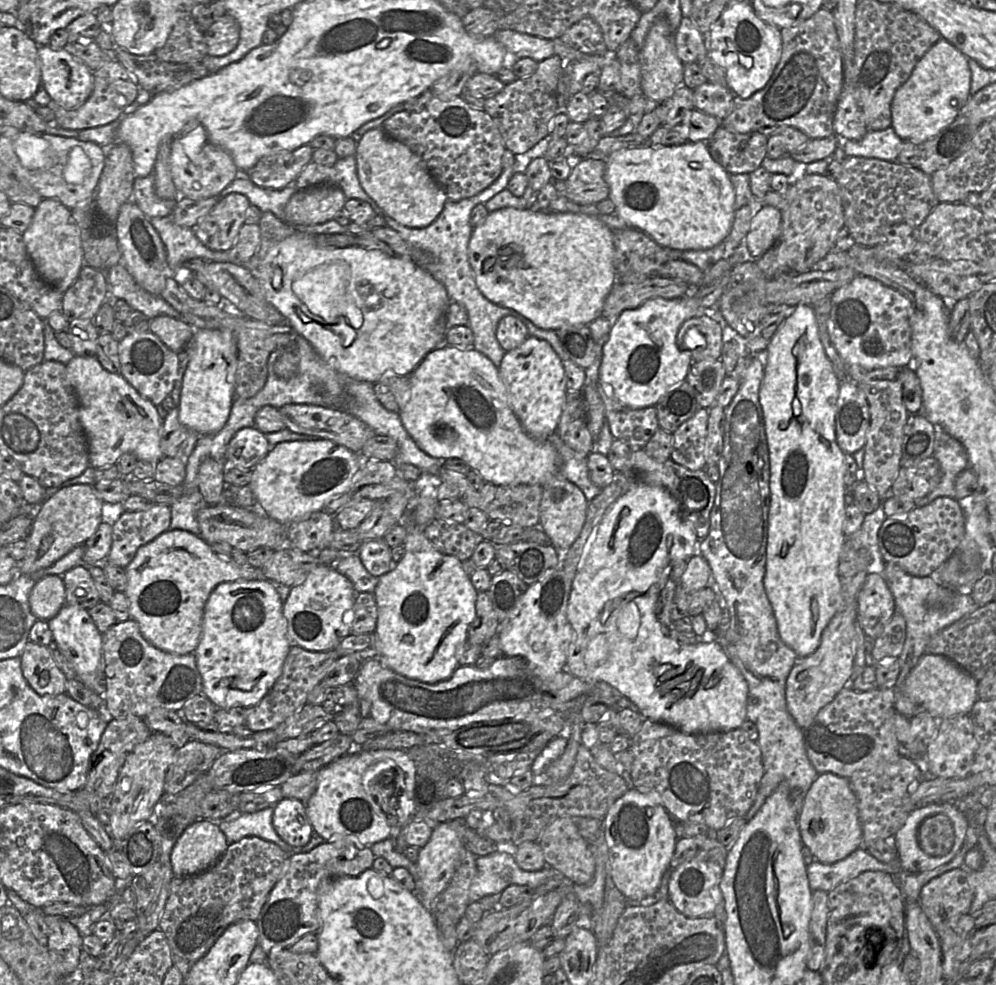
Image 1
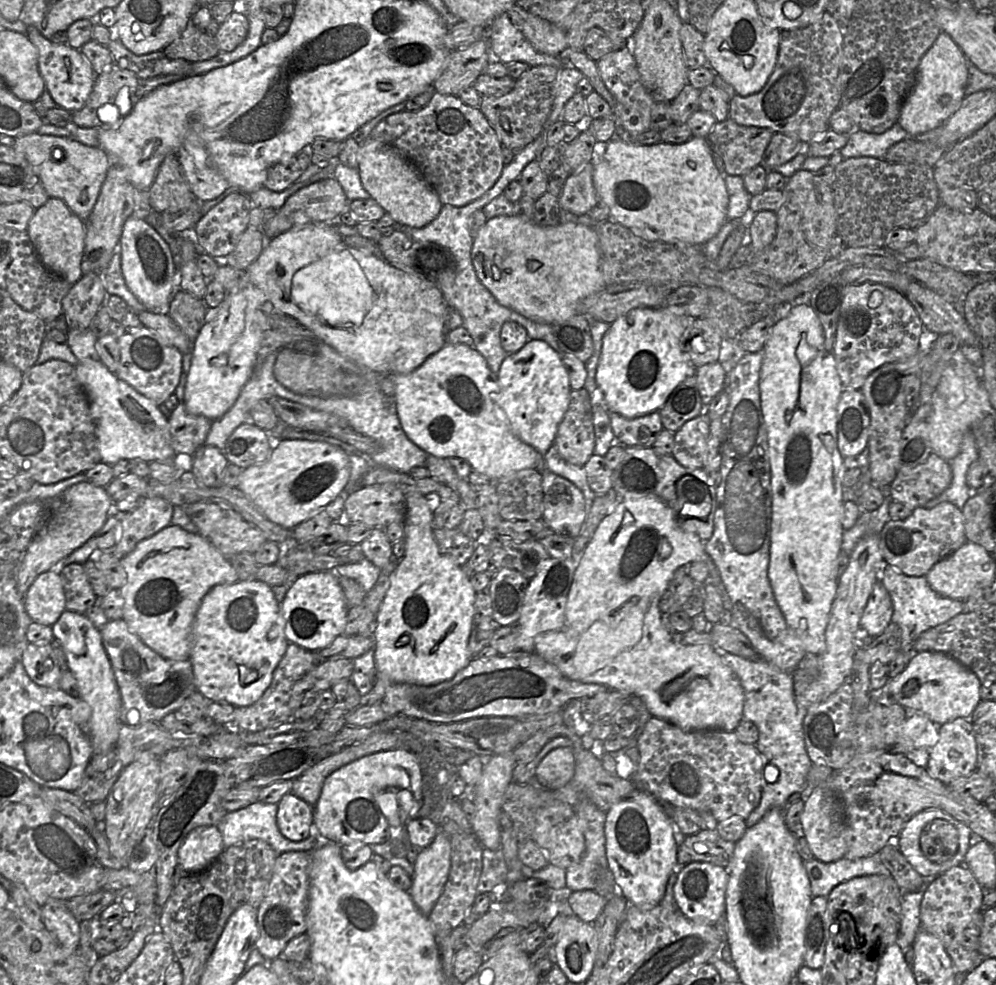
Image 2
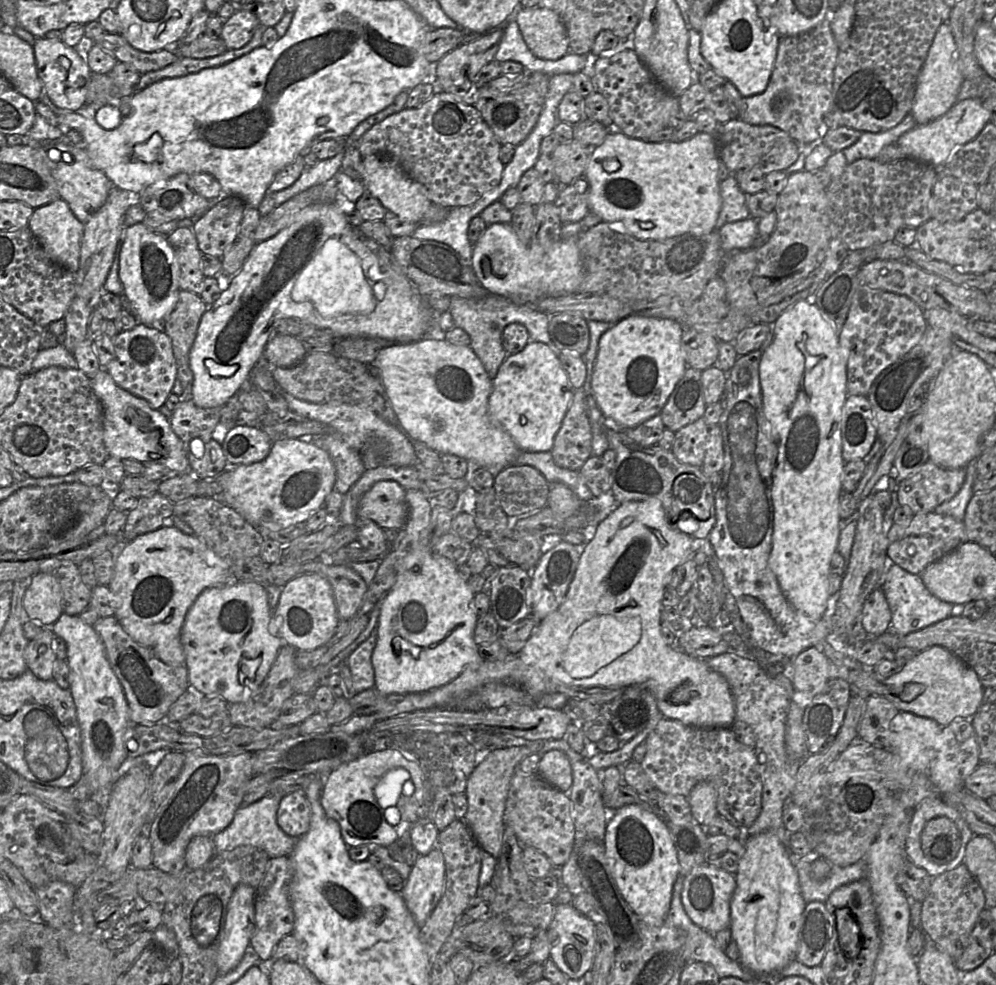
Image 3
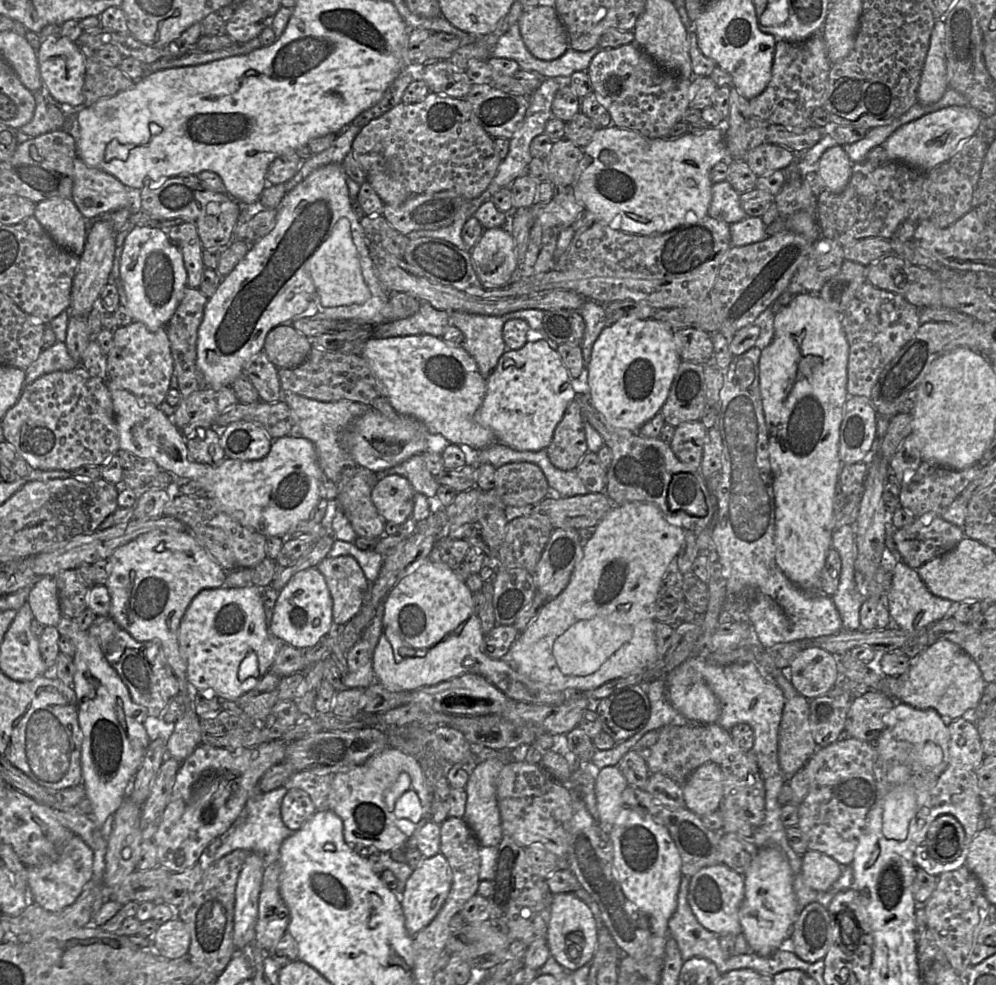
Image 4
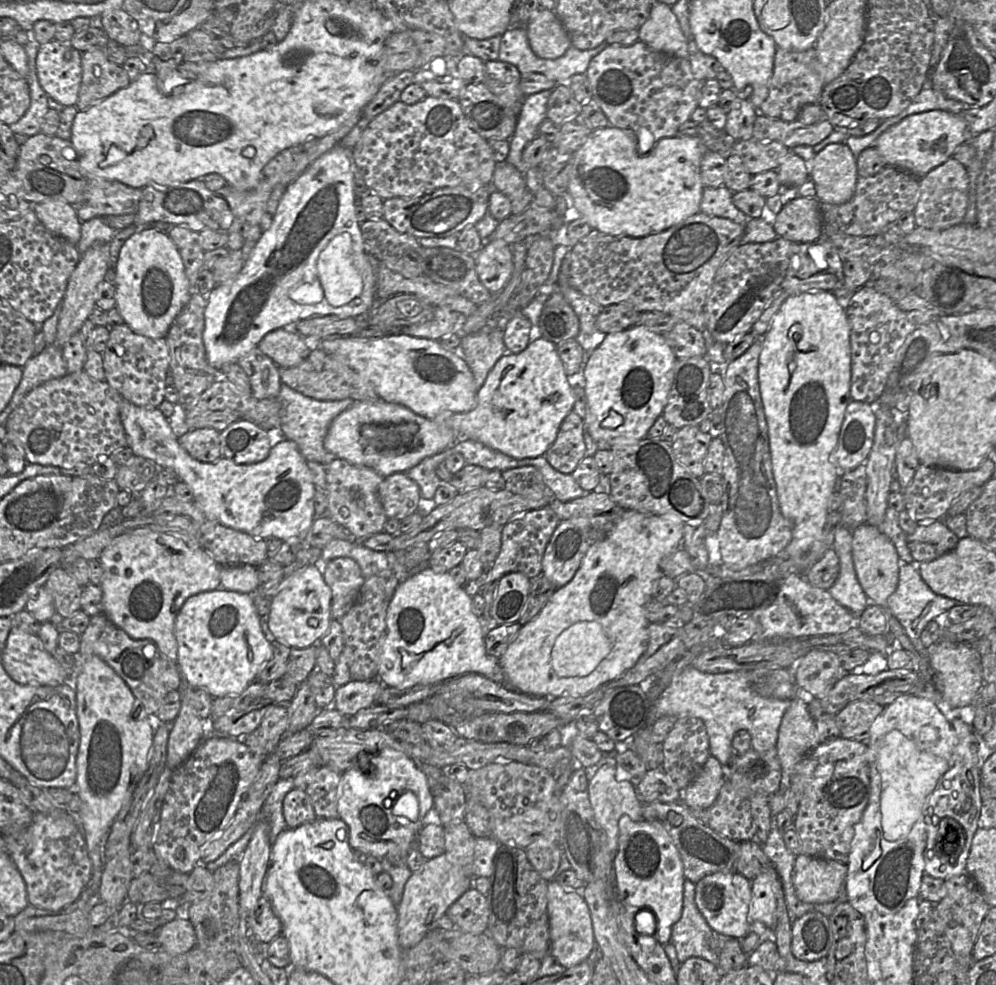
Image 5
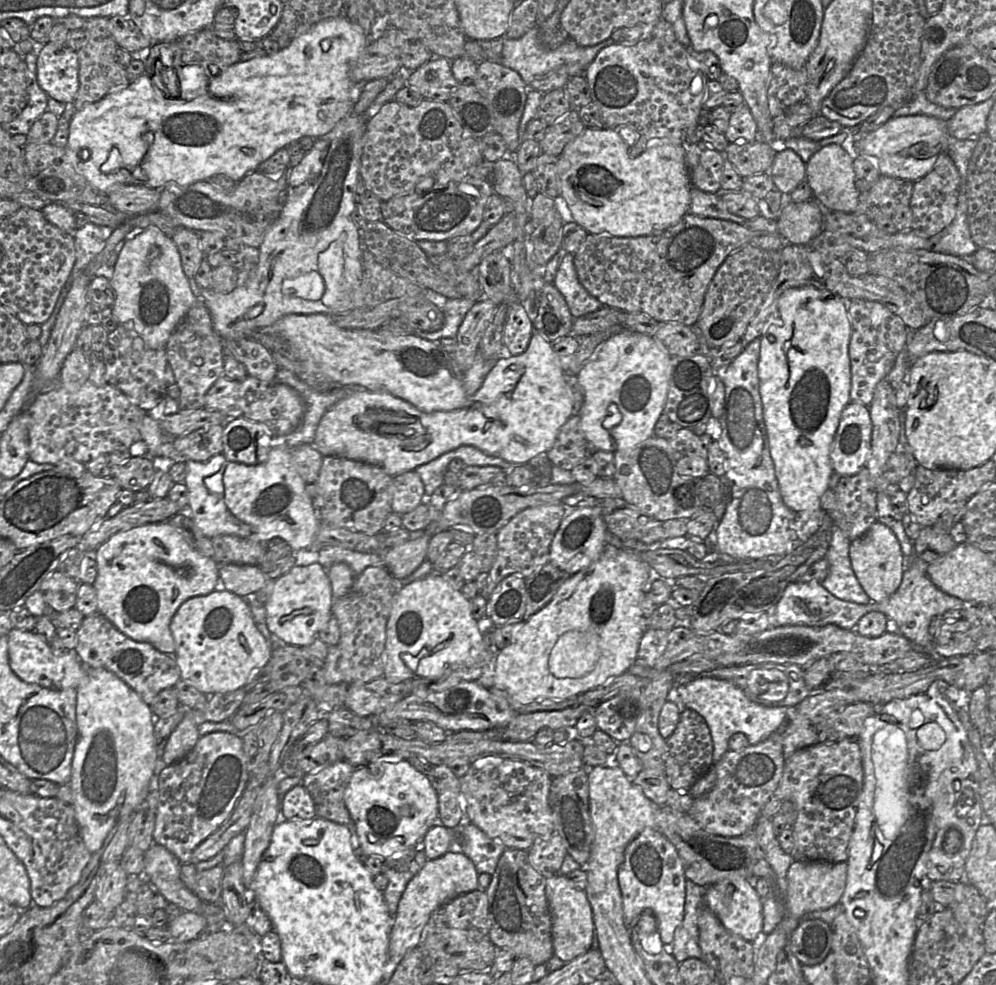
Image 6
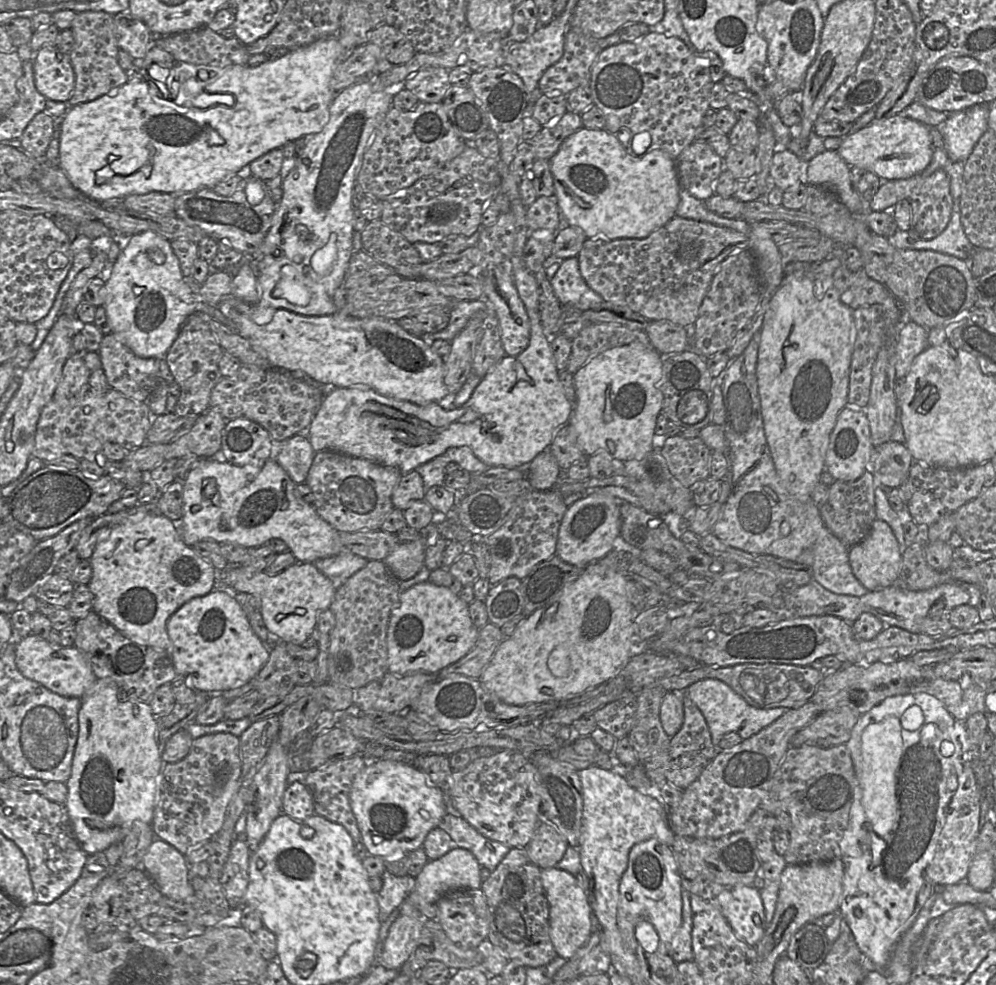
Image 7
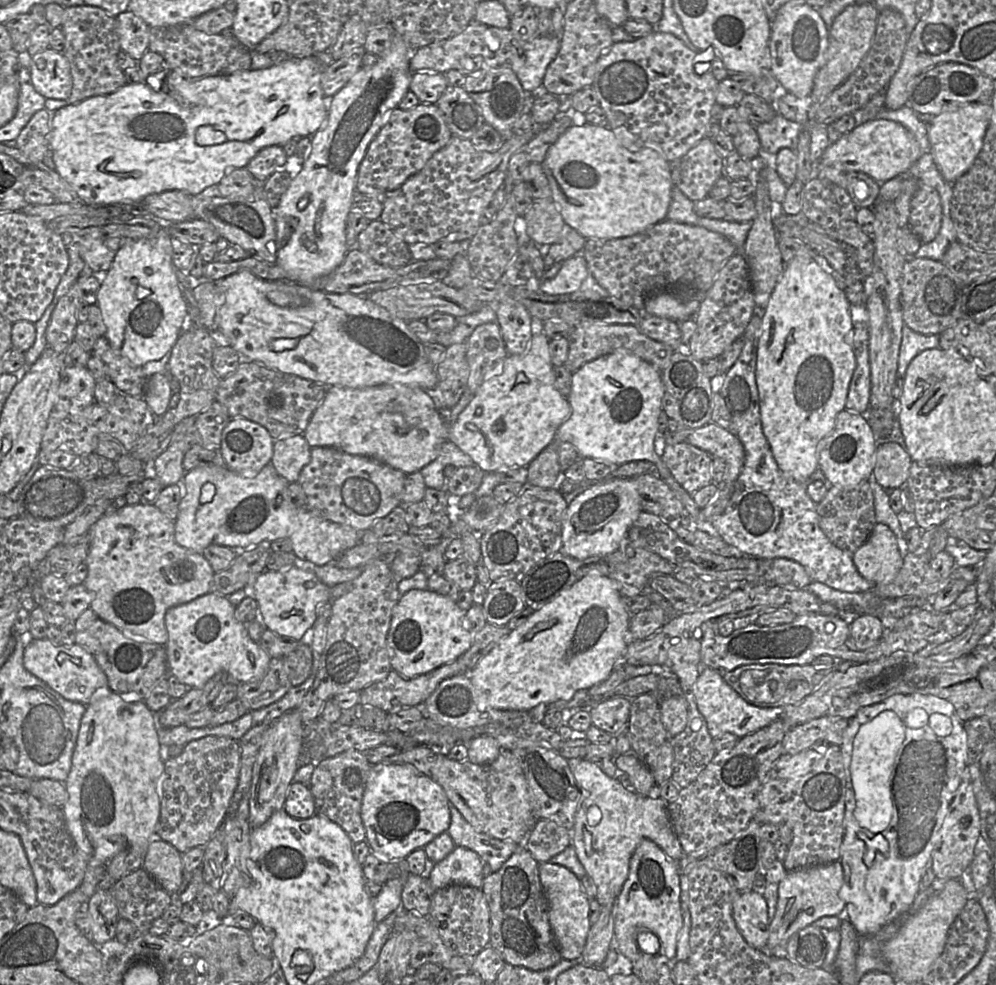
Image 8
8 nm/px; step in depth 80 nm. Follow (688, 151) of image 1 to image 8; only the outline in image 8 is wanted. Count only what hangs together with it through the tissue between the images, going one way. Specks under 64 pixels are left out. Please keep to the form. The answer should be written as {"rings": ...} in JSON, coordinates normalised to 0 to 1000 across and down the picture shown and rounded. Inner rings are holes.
{"rings":[[[589,124],[584,127],[574,127],[551,150],[543,166],[554,192],[554,201],[558,205],[567,226],[579,234],[588,243],[619,243],[636,240],[649,235],[669,222],[675,203],[675,192],[677,190],[673,174],[673,164],[654,150],[634,154],[623,146],[617,135],[610,128],[602,129]]]}

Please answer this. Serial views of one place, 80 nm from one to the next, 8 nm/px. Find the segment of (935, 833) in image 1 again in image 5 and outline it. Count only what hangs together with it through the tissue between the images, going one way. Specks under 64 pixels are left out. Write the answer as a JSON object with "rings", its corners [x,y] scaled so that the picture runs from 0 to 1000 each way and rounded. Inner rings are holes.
{"rings":[[[948,829],[942,837],[938,865],[948,875],[959,875],[969,859],[967,840],[957,830]]]}

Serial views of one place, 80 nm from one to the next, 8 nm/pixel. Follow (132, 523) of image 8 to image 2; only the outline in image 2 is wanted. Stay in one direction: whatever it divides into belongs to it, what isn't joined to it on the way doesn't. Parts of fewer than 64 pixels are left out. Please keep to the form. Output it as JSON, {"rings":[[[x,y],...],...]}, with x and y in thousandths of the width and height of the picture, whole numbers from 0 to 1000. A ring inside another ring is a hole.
{"rings":[[[171,532],[138,551],[134,559],[120,566],[120,572],[127,583],[126,593],[119,598],[124,607],[122,628],[144,653],[161,666],[172,670],[190,669],[194,632],[208,601],[216,594],[234,593],[240,590],[235,576],[210,549],[200,541],[193,542]]]}

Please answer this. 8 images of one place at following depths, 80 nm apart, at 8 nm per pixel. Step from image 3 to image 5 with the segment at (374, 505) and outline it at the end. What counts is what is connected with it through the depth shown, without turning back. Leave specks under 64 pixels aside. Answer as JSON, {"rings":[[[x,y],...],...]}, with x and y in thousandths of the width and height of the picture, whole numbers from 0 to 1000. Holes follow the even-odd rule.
{"rings":[[[401,479],[385,485],[380,504],[388,524],[403,529],[420,518],[423,501],[420,491],[408,479]]]}

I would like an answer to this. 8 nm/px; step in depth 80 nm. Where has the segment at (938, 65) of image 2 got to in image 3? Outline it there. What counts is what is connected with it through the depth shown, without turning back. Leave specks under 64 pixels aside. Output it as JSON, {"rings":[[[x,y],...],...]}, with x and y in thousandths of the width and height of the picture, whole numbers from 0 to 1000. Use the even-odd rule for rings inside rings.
{"rings":[[[948,21],[939,35],[921,79],[921,87],[914,113],[920,127],[931,126],[951,115],[961,105],[962,95],[968,81],[955,27],[952,22]]]}

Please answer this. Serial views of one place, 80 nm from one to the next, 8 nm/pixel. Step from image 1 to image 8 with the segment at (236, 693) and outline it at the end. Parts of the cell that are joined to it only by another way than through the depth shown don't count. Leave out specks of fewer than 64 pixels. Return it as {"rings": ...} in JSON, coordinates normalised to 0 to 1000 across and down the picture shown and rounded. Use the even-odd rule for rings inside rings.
{"rings":[[[208,602],[187,613],[172,616],[166,623],[166,637],[169,643],[169,650],[166,654],[168,664],[169,683],[189,698],[204,698],[206,694],[219,682],[226,681],[238,693],[249,693],[261,689],[269,680],[272,667],[249,645],[246,635],[237,629],[235,625],[236,615],[228,606]]]}

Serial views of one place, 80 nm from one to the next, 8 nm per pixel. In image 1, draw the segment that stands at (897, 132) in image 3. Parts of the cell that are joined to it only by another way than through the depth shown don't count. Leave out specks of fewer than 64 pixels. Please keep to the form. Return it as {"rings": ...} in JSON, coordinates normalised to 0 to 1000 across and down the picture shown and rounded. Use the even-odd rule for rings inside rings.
{"rings":[[[894,128],[888,132],[871,133],[863,142],[842,141],[850,159],[881,160],[901,164],[907,142]]]}

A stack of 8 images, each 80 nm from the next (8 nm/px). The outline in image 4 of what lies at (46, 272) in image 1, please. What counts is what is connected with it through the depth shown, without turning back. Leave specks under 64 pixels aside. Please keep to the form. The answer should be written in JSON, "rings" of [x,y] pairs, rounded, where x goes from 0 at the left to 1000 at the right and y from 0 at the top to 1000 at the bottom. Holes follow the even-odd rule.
{"rings":[[[52,201],[37,206],[33,219],[58,250],[78,261],[82,259],[88,223],[72,201]]]}

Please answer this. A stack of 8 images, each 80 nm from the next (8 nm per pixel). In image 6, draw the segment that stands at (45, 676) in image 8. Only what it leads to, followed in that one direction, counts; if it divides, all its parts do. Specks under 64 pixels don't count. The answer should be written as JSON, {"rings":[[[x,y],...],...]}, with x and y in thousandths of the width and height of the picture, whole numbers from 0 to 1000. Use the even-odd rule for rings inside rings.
{"rings":[[[13,638],[7,647],[9,675],[22,691],[52,701],[77,699],[85,691],[87,677],[81,672],[75,660],[53,661],[50,654],[35,641],[24,642]]]}

